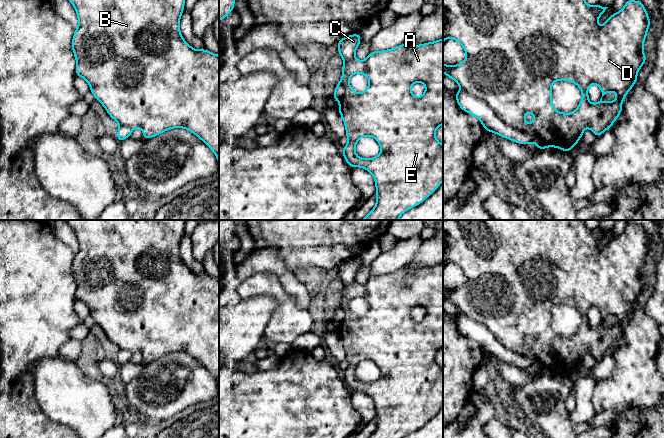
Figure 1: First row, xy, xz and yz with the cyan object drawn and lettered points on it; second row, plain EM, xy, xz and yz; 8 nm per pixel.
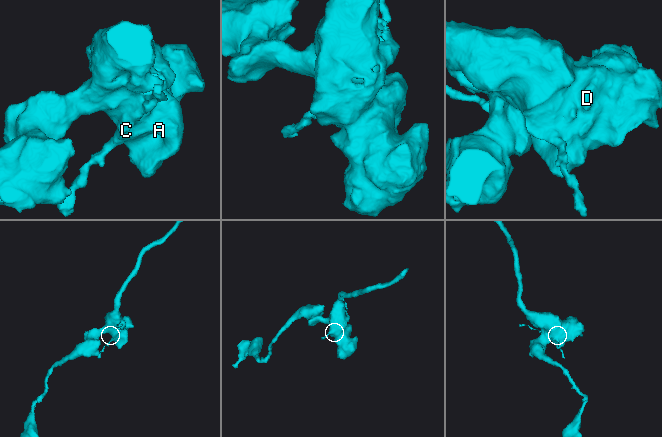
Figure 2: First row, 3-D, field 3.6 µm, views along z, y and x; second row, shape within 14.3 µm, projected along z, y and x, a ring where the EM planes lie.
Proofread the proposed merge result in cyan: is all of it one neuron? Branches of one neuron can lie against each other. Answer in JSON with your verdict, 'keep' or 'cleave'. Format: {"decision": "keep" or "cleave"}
{"decision": "cleave"}

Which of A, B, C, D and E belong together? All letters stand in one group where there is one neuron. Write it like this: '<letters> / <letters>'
A B D E / C

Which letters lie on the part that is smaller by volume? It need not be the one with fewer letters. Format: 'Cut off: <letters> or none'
Cut off: C

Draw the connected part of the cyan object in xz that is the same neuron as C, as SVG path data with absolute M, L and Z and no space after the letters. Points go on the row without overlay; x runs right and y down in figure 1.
M360 257L345 260L339 264L338 277L341 279L344 287L355 283L355 275L361 266Z

